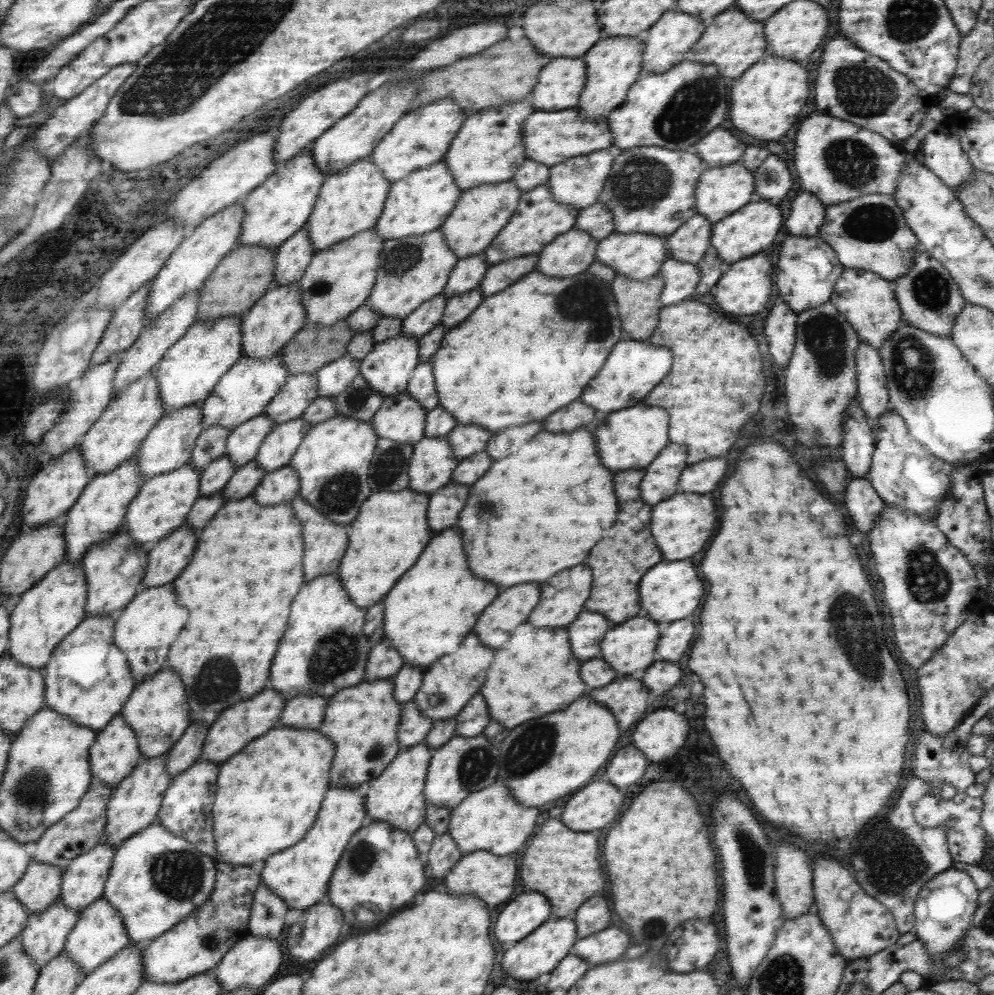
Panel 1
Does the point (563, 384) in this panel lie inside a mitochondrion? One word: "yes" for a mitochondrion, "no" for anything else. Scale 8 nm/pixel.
no

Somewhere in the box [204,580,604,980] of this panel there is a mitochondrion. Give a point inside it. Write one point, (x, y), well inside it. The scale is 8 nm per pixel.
(530, 749)

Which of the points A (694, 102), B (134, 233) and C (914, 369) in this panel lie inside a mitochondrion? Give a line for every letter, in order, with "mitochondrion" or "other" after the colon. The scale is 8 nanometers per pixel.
A: mitochondrion
B: other
C: mitochondrion

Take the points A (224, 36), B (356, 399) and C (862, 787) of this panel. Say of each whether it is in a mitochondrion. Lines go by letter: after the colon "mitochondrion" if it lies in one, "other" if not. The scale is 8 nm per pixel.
A: mitochondrion
B: mitochondrion
C: other

